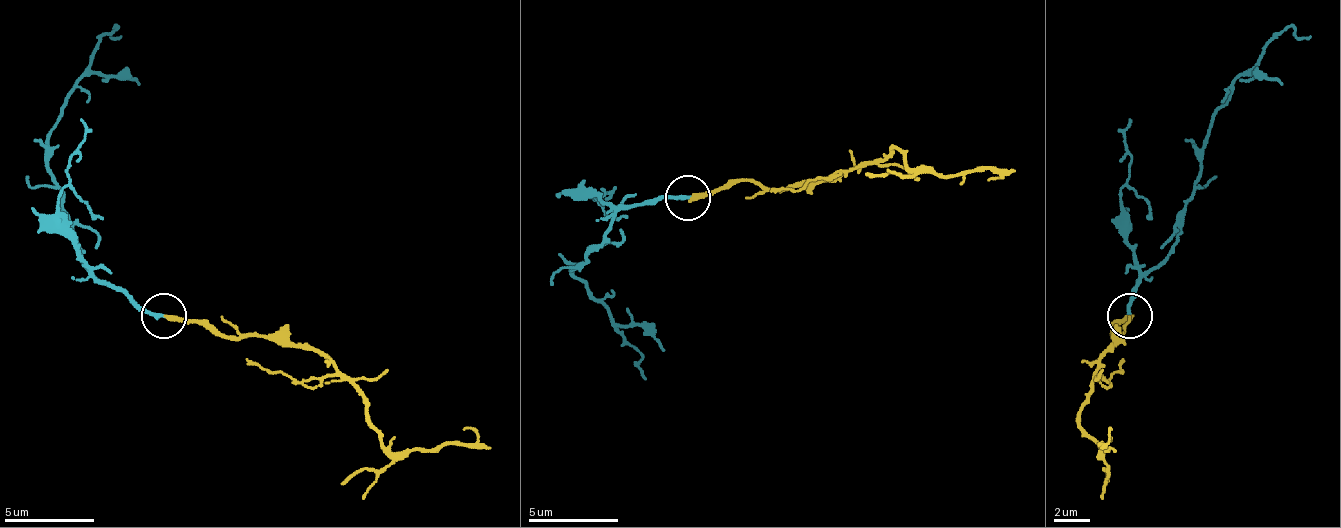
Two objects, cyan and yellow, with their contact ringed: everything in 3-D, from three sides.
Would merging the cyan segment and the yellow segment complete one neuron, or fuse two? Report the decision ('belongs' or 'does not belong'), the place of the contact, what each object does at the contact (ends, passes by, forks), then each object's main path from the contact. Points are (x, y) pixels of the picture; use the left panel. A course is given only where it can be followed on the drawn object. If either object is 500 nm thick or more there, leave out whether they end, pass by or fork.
belongs; place (163, 315); cyan ends; yellow ends; course cyan (164, 316), (88, 272), (48, 150), (61, 106), (93, 61), (93, 47), (115, 25), (115, 38), (119, 34); course yellow (164, 316), (182, 316), (218, 334), (285, 334), (317, 348), (393, 451), (474, 442), (478, 438), (465, 429)

